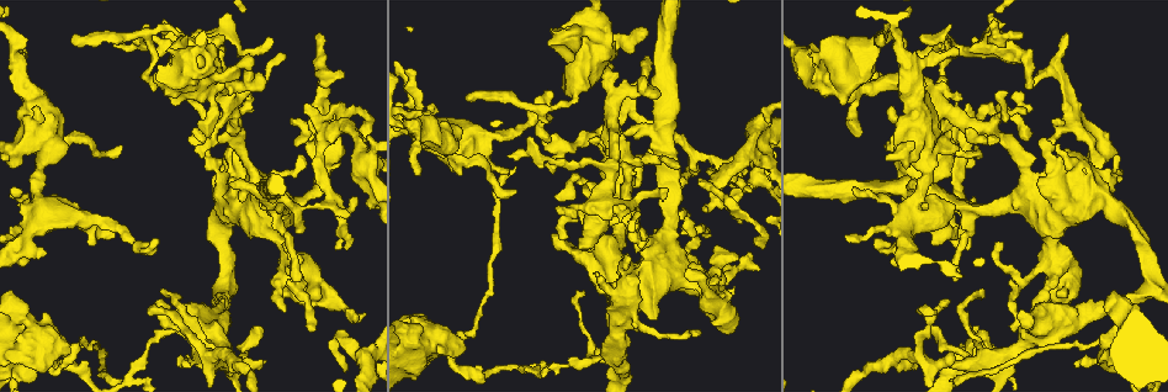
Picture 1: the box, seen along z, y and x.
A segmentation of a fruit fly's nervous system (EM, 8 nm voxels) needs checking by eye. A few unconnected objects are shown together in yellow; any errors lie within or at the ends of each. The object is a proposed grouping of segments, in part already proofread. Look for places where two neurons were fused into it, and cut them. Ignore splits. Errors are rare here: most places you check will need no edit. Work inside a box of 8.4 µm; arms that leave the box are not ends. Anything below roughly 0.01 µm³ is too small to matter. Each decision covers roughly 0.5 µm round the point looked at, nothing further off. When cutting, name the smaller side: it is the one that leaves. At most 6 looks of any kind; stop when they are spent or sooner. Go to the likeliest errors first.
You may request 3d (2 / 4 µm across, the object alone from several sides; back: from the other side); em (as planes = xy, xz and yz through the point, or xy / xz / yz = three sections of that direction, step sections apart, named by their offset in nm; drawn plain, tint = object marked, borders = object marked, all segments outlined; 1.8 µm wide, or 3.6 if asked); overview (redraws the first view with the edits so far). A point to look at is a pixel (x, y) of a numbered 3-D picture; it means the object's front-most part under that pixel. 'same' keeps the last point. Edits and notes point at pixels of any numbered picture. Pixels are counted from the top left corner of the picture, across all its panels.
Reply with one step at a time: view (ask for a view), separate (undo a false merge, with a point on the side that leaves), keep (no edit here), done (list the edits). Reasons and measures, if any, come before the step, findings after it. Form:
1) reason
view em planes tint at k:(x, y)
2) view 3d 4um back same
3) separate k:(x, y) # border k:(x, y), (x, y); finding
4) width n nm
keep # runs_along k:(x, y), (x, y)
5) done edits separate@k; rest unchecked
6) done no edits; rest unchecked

calibre changes
view 3d 4um at 1:(231, 180)

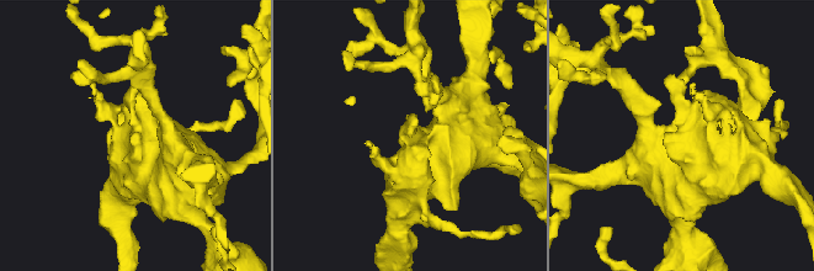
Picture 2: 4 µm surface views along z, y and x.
shape alone is not enough
view em 3.6um xy step 16 tint at 2:(140, 140)

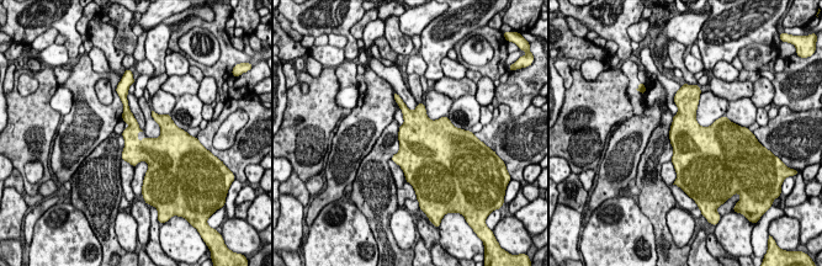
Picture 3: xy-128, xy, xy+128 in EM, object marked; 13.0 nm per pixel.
another direction
view em 3.6um planes tint same

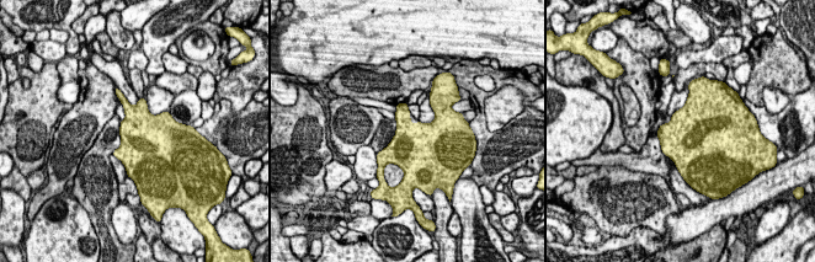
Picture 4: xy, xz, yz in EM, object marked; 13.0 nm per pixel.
keep # continuous, no second neuron

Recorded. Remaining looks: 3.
looks like a crossing
view 3d 2um back at 1:(602, 207)

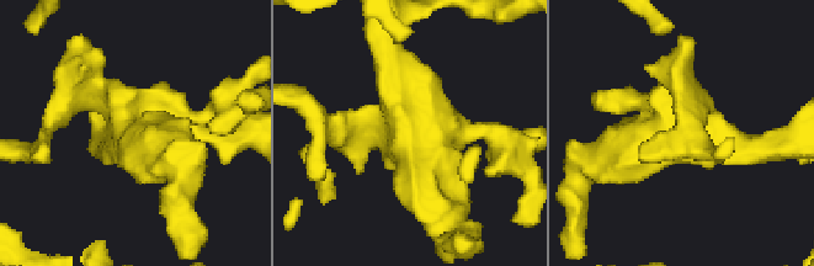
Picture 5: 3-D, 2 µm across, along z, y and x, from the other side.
now the EM
view em 3.6um planes tint at 5:(407, 131)

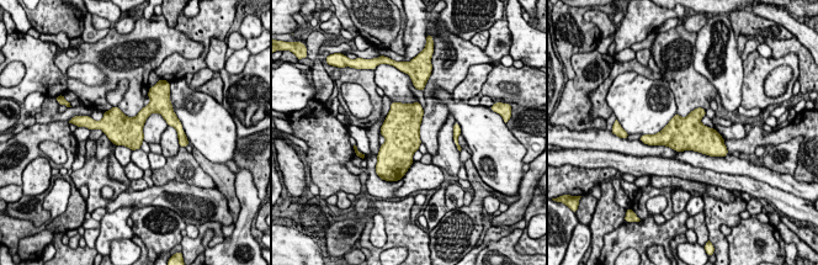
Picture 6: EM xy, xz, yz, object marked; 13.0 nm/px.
arms 4
keep # one neuron here

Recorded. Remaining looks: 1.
view em 3.6um xy step 4 tint at 1:(46, 146)

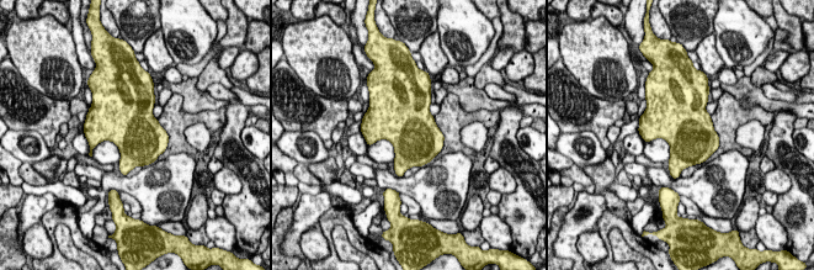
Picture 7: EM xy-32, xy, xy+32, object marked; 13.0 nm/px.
keep # one neuron here

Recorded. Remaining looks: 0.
done no edits; rest unchecked

